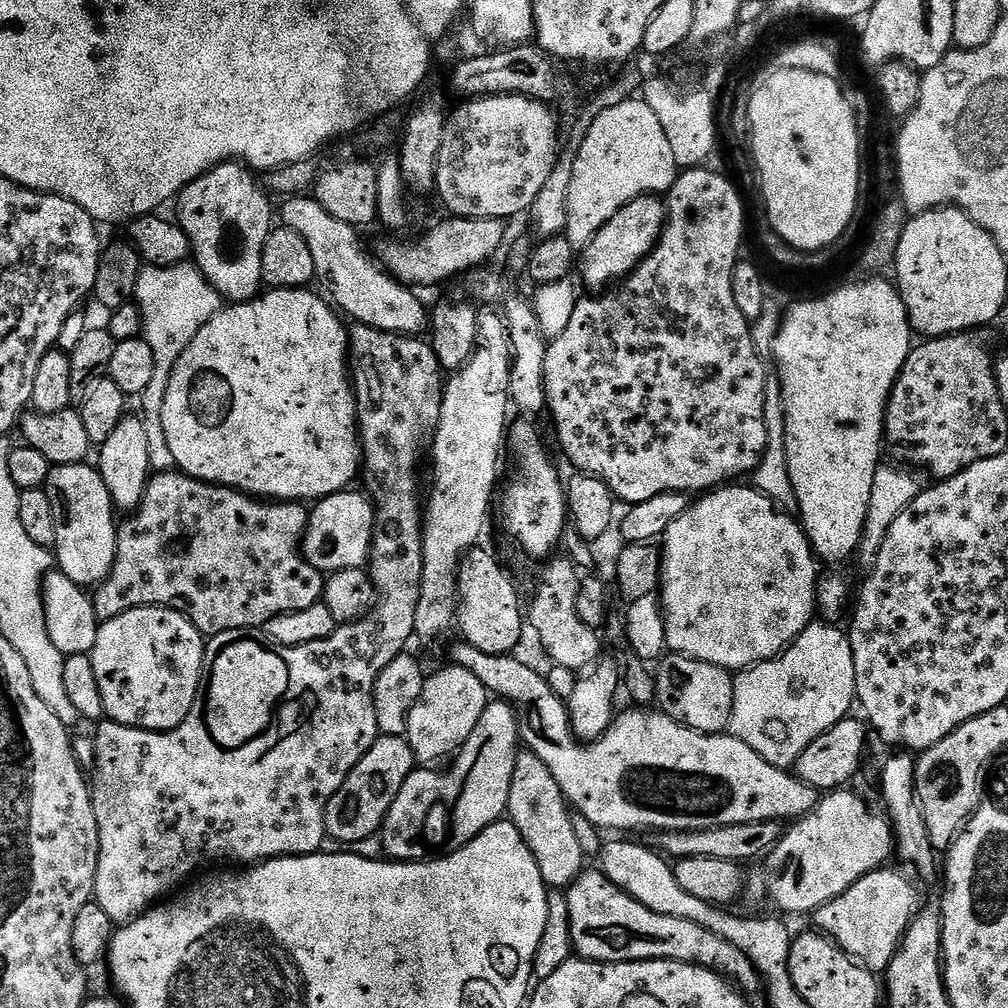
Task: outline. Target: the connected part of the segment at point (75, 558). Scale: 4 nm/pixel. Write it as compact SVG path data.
M91 463L57 464L46 478L43 489L54 510L56 546L54 560L58 570L85 590L95 589L108 577L116 557L117 509L102 482L99 471Z

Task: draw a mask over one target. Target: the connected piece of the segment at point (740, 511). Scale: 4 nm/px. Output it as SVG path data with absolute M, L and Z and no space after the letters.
M721 486L699 498L693 499L688 509L664 532L662 537L662 551L660 554L660 584L658 587L658 599L660 607L664 609L664 622L666 624L667 651L678 656L689 656L702 662L710 662L714 666L722 666L729 670L747 670L756 664L772 660L775 656L781 656L806 630L808 625L813 623L817 615L816 586L818 583L818 557L812 550L812 543L808 540L804 529L789 513L779 509L766 498L755 487L732 488L736 486Z

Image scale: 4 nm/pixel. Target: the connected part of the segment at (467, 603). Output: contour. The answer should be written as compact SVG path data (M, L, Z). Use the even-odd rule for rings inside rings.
M484 546L471 548L462 558L456 595L458 629L467 644L482 650L482 654L506 656L517 651L524 628L526 632L526 616L522 604L520 608L520 596L516 593L515 582L500 569L499 562Z

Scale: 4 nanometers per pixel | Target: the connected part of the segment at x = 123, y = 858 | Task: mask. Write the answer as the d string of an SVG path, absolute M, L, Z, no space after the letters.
M353 323L348 333L348 354L350 357L350 379L354 389L356 403L358 405L358 436L362 441L362 480L364 476L363 487L367 489L372 498L372 503L376 506L376 529L374 530L374 538L372 539L372 554L368 557L366 571L372 577L372 584L376 588L376 598L372 606L371 612L367 616L363 616L361 620L355 620L349 624L341 624L335 628L330 634L330 638L322 638L318 642L306 642L306 646L294 646L293 648L278 648L263 631L243 628L242 630L226 630L222 634L211 637L204 646L204 669L202 670L202 678L200 679L200 689L194 698L194 706L190 710L190 714L186 714L186 718L172 732L144 732L140 728L127 728L125 724L119 724L110 719L103 719L95 725L96 736L91 737L91 742L96 747L96 763L94 771L90 776L90 787L92 789L92 801L94 802L94 818L98 818L98 834L100 835L100 857L98 858L98 870L96 871L96 891L94 893L94 903L102 906L102 910L106 910L106 914L110 914L113 925L123 926L129 924L137 916L148 911L157 902L163 901L169 894L175 893L185 882L191 881L199 868L204 868L207 864L220 864L216 866L255 866L265 860L277 860L280 856L310 856L320 852L320 843L326 837L324 831L324 815L328 809L328 799L342 786L342 782L346 782L346 778L350 774L350 770L354 770L354 766L360 761L363 756L370 750L370 746L381 735L380 727L378 726L378 714L374 710L374 686L378 674L382 674L382 670L386 670L386 666L390 666L390 662L394 662L394 658L405 655L408 643L413 643L416 631L414 630L414 614L418 610L418 594L420 593L420 583L422 582L422 566L424 559L422 558L422 542L424 541L424 530L422 527L422 496L420 500L420 492L416 489L416 463L420 460L420 455L425 455L426 445L431 441L436 434L436 427L440 421L442 414L442 398L444 397L444 386L446 383L445 373L440 367L438 358L434 354L431 343L427 339L417 338L414 336L399 336L393 332L383 332L377 328L371 328L365 324Z

